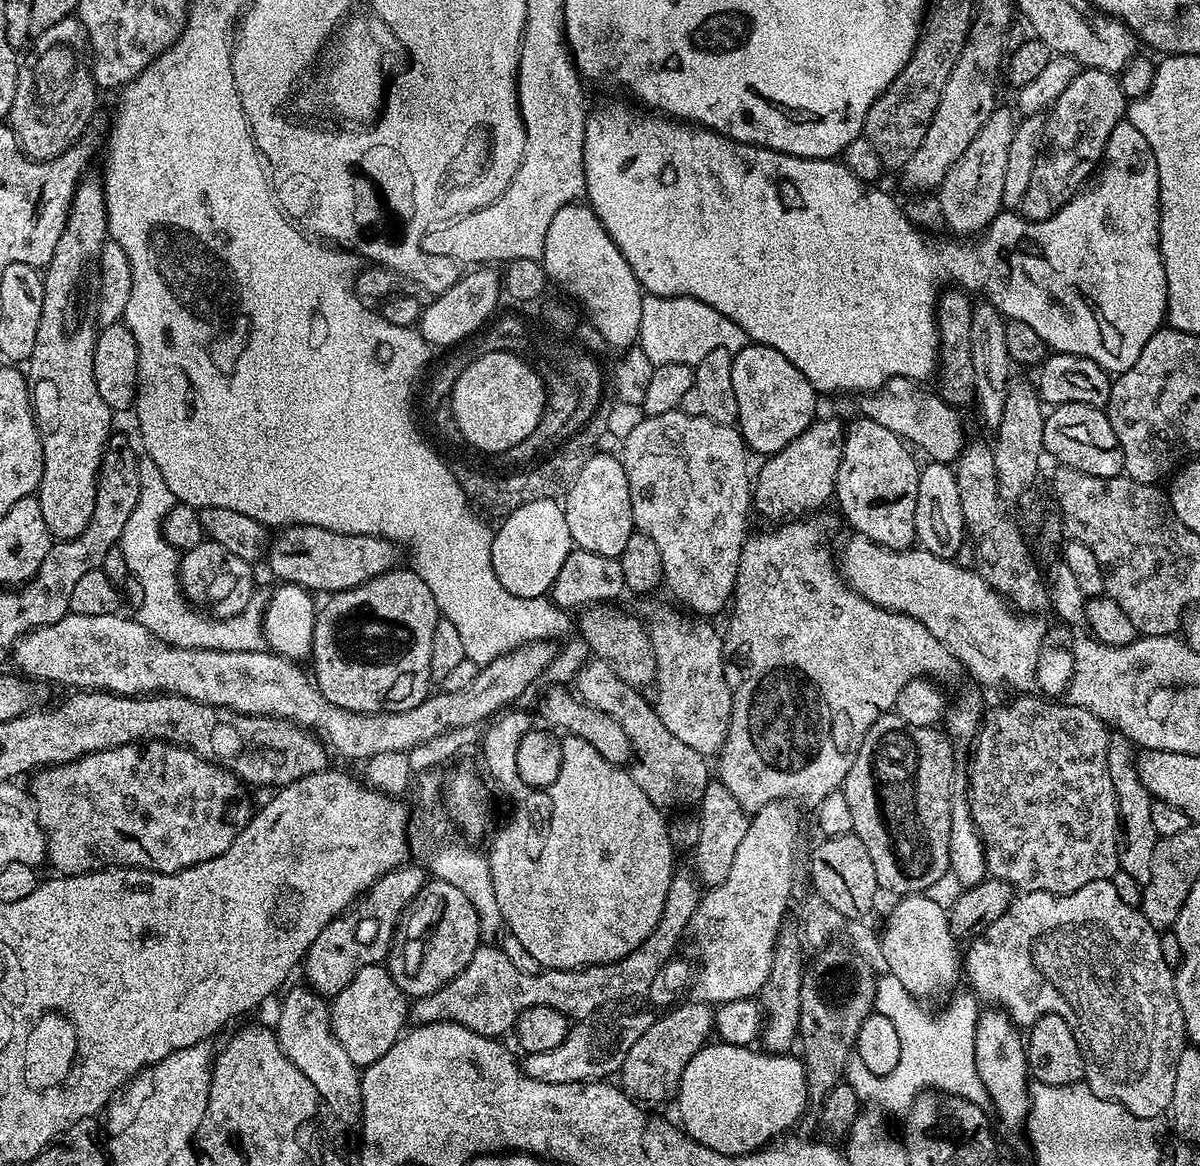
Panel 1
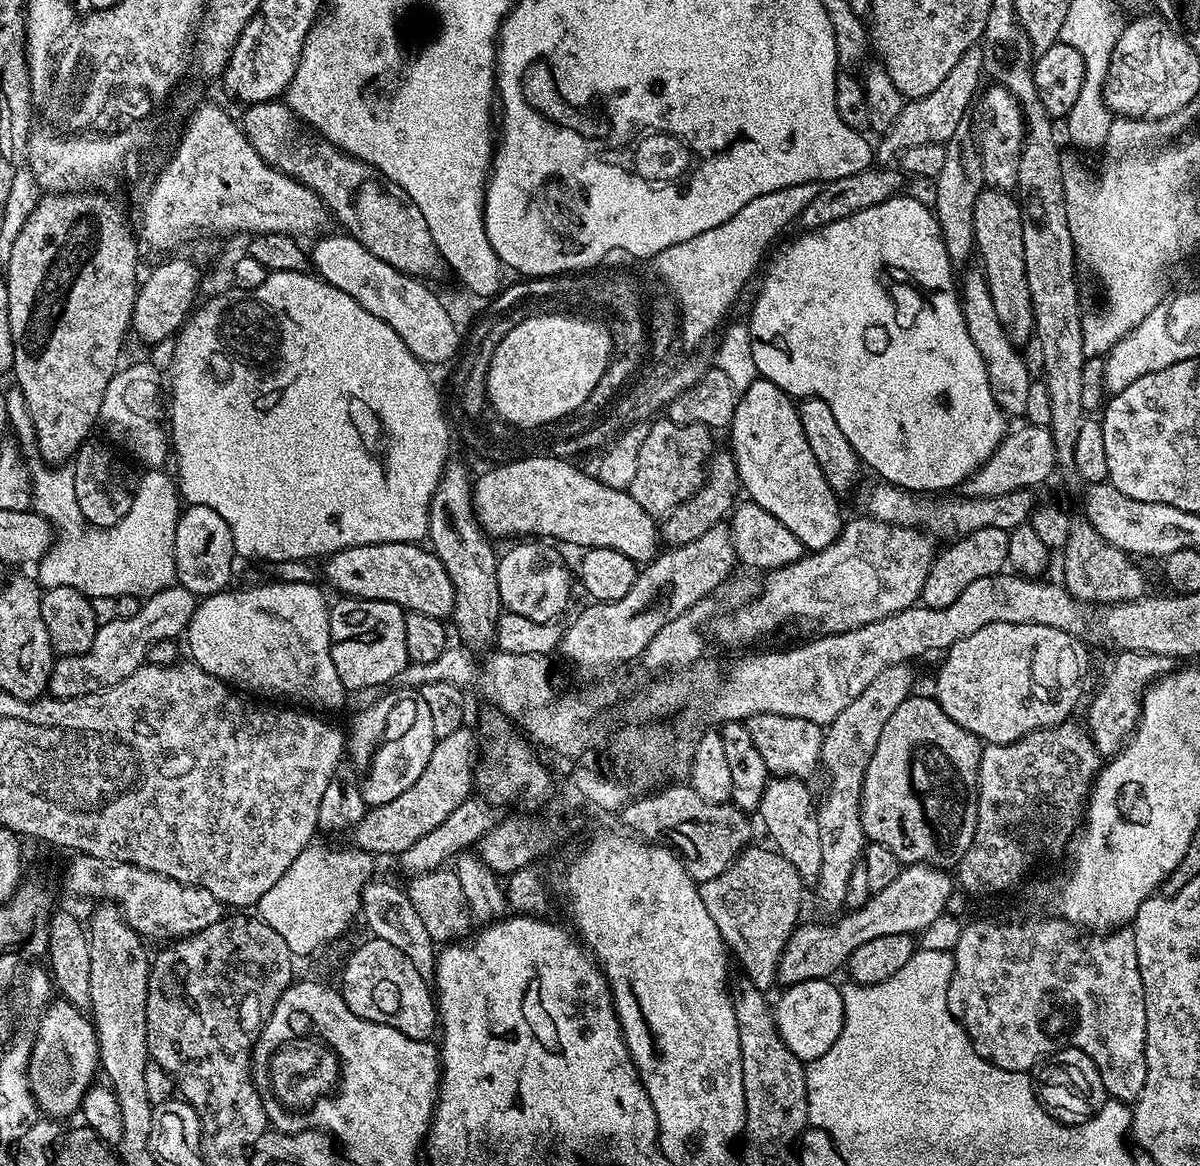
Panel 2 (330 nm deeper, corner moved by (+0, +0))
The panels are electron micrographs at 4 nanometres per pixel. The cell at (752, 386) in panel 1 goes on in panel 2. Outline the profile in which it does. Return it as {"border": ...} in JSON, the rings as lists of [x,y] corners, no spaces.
{"border":[[[758,378],[745,392],[739,393],[730,429],[730,451],[736,460],[741,489],[746,496],[748,492],[747,499],[762,506],[762,510],[774,514],[774,518],[778,518],[778,522],[782,522],[782,526],[786,526],[786,530],[790,530],[790,534],[794,534],[794,538],[798,538],[805,549],[819,550],[830,546],[840,537],[840,504],[836,501],[839,500],[837,493],[833,492],[830,482],[814,458],[814,450],[810,450],[810,442],[806,442],[806,434],[802,434],[797,407],[797,401],[774,386],[774,382]]]}

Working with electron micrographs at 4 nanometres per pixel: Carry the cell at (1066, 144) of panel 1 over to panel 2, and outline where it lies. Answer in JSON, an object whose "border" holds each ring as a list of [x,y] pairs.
{"border":[[[992,86],[985,96],[984,94],[985,92],[979,97],[974,108],[977,128],[975,128],[974,139],[980,153],[984,183],[993,188],[1012,190],[1016,188],[1020,148],[1024,144],[1026,131],[1024,114],[1020,110],[1020,103],[1005,88]]]}

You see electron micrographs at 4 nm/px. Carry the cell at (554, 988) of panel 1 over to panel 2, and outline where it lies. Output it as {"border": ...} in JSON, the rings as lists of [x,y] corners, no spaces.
{"border":[[[752,844],[745,848],[722,874],[701,881],[698,887],[699,898],[709,911],[718,932],[722,934],[725,947],[733,959],[738,960],[743,975],[761,991],[770,991],[769,989],[775,985],[777,963],[781,958],[781,952],[800,920],[798,916],[804,883],[797,870],[776,849]]]}

